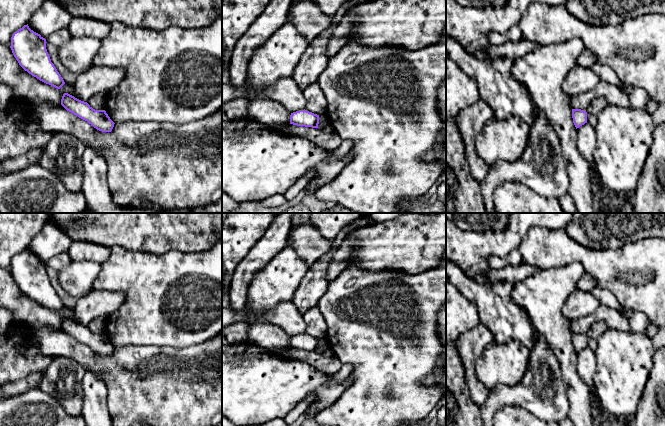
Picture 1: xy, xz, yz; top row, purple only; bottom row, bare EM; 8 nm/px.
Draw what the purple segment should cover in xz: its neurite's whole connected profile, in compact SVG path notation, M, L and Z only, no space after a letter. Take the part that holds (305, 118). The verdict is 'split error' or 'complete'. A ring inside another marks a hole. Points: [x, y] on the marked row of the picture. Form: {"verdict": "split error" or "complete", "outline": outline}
{"verdict": "complete", "outline": "M305 109L299 110L291 113L290 124L318 128L319 115L309 112Z"}

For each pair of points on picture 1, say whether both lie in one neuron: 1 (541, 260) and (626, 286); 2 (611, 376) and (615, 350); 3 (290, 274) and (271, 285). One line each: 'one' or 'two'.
1: one
2: one
3: one

